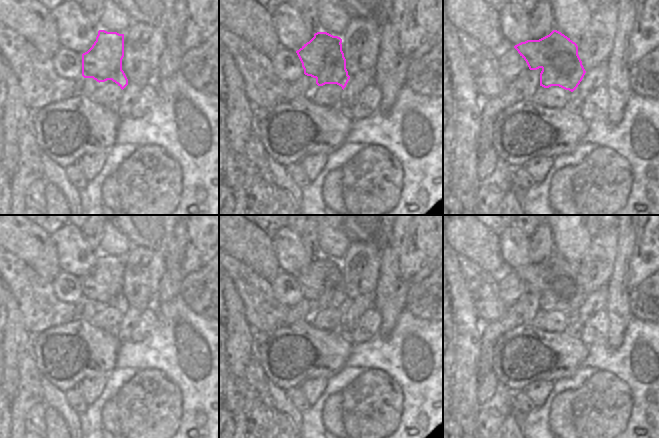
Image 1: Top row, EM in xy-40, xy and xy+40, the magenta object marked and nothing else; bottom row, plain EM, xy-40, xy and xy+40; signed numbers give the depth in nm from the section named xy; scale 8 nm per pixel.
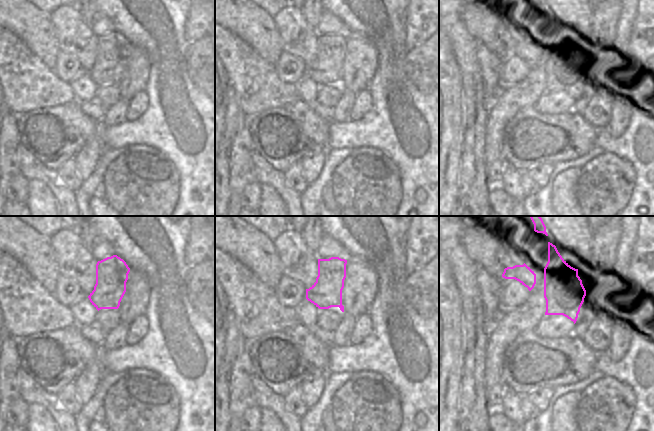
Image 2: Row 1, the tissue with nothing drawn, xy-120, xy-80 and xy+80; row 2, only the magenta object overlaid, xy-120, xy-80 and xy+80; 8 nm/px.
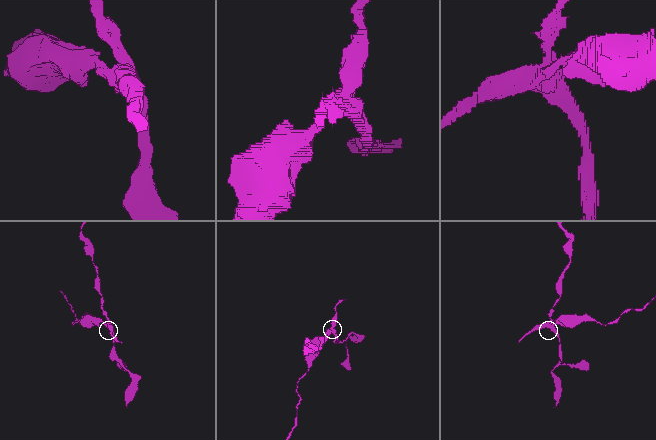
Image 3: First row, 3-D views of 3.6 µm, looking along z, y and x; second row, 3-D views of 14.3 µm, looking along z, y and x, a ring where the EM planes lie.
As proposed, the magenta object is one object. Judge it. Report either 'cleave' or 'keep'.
cleave

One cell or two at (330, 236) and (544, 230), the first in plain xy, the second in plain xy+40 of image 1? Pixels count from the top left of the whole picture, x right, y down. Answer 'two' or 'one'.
two

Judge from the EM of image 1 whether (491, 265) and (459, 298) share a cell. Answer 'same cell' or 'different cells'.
different cells

